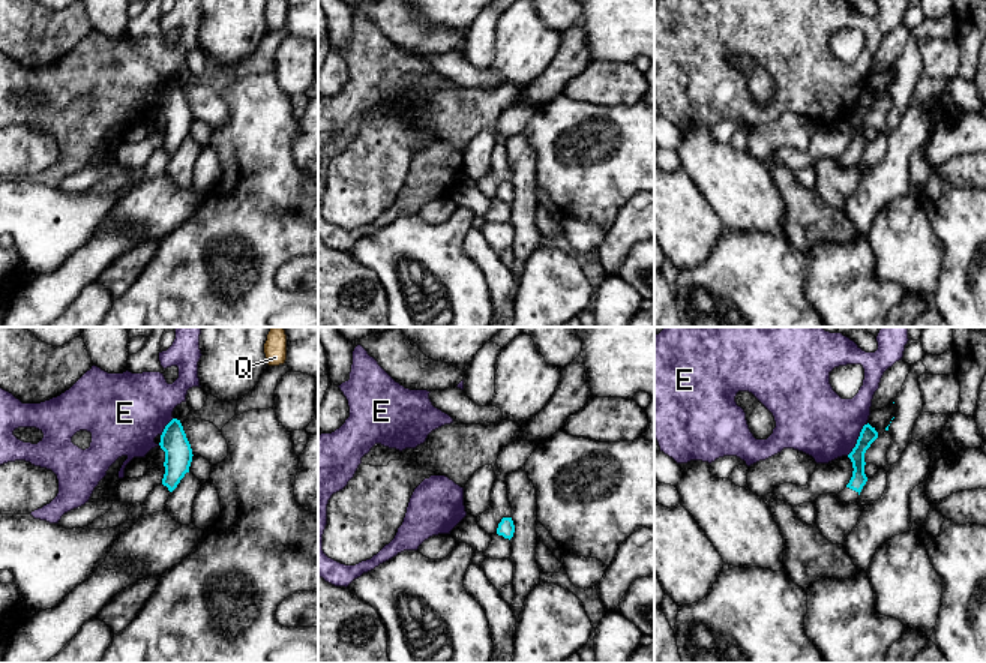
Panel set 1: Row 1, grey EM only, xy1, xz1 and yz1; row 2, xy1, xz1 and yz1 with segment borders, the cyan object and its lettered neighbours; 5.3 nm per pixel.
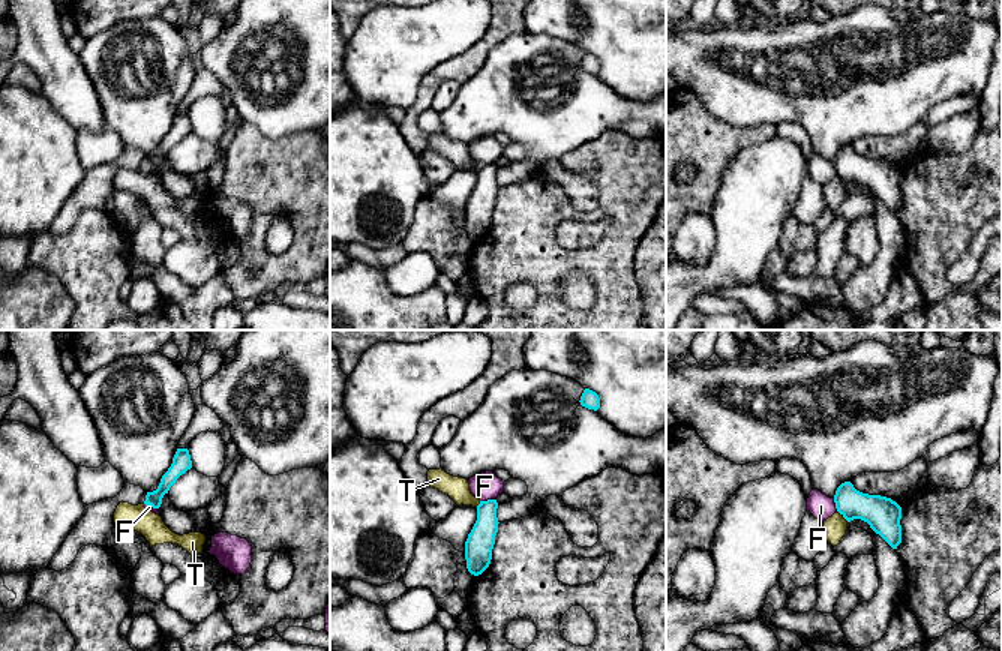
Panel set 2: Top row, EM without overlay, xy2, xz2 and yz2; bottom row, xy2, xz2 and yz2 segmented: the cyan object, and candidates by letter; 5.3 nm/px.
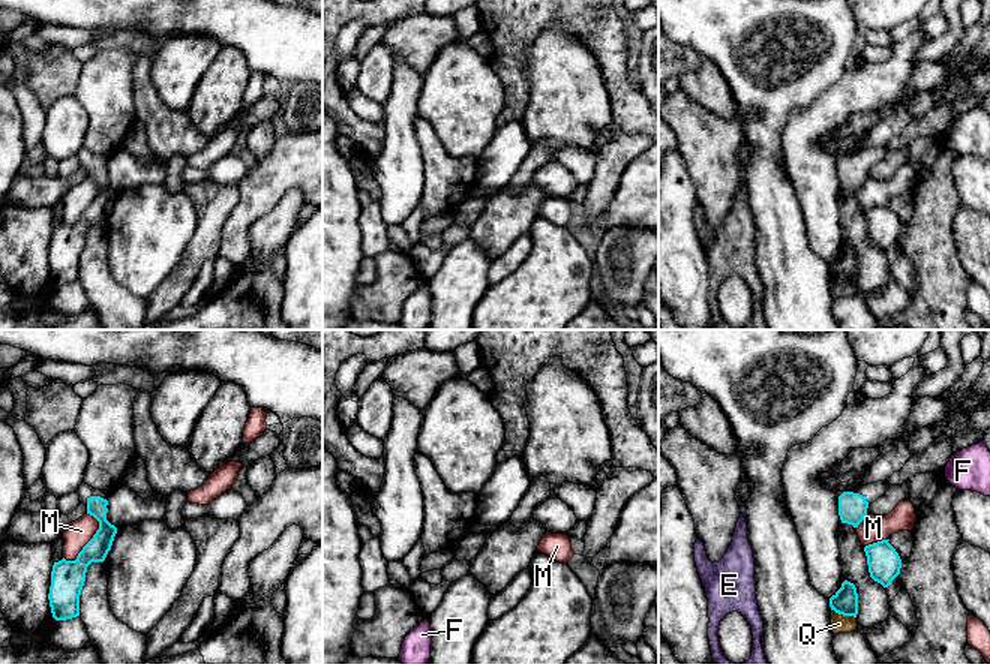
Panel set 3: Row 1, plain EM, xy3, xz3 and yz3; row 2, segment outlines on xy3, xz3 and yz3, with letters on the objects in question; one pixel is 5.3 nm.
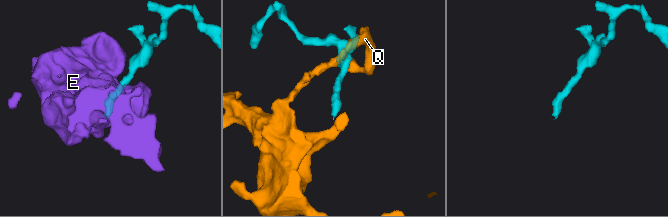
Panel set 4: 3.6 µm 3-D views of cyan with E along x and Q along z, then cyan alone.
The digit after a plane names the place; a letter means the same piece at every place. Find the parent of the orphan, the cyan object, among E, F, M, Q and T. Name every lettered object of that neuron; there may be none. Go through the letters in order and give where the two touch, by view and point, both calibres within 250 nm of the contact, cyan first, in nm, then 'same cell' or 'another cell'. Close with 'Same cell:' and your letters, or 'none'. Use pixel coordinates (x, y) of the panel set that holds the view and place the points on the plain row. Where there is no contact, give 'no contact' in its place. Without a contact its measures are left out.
E: yz1 (859, 102) | 90/360 nm | another cell
F: xz2 (488, 164) | 150/150 nm | another cell
M: xy3 (87, 207) | 180/140 nm | another cell
Q: yz3 (843, 279) | 140/100 nm | another cell
T: yz2 (843, 180) | 180/120 nm | another cell
Same cell: none

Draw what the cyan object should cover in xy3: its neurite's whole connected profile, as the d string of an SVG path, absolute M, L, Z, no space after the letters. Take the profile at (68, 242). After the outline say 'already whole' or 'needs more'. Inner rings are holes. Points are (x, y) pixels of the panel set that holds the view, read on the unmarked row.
M86 147L78 151L76 157L80 159L80 166L87 171L87 178L99 186L99 193L75 225L63 222L52 229L48 264L56 285L80 280L80 259L86 246L87 231L92 226L105 225L117 198L117 192L108 183L108 159Z; needs more

